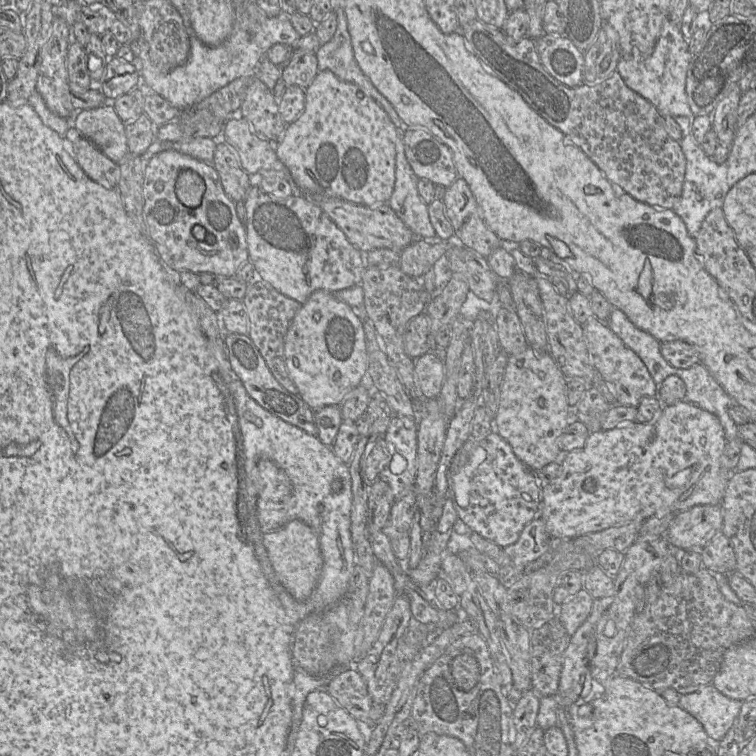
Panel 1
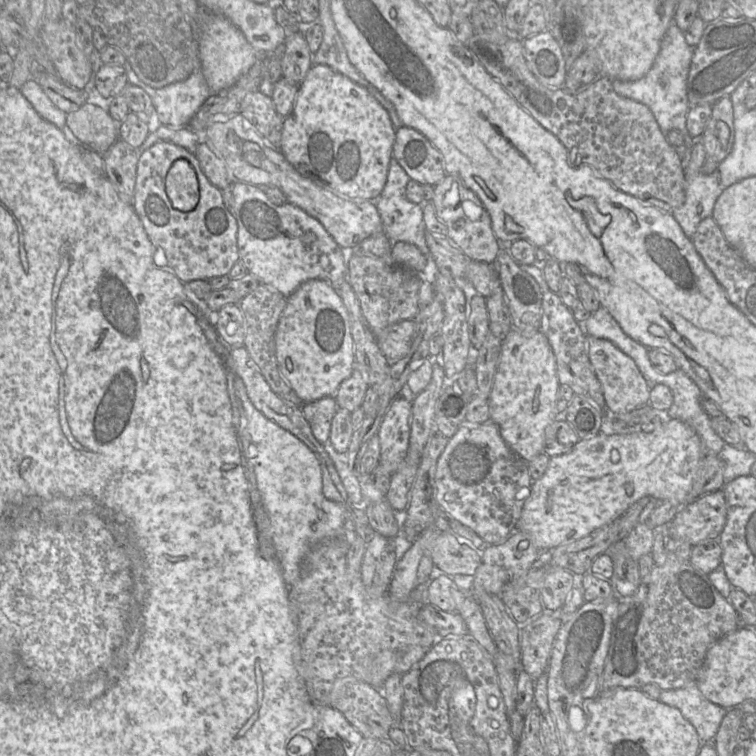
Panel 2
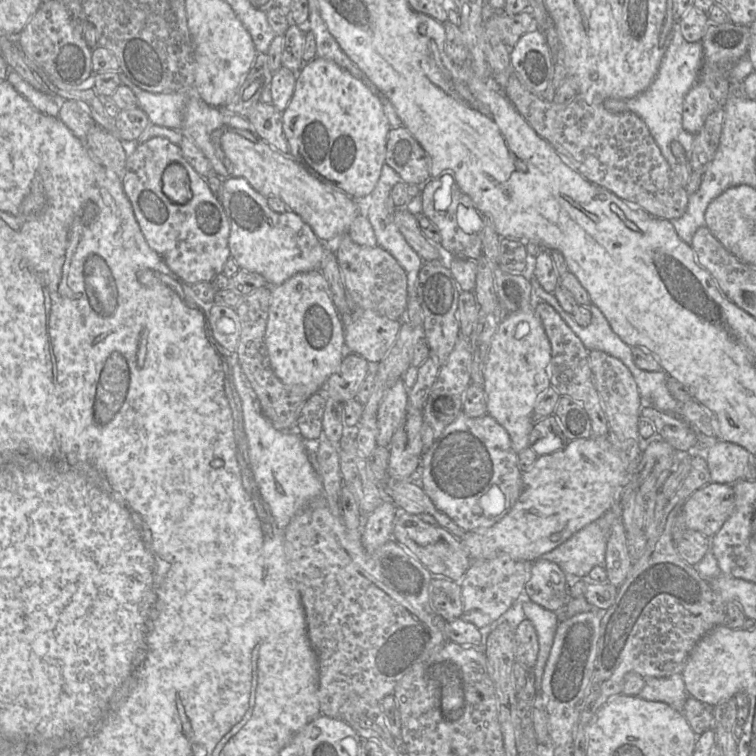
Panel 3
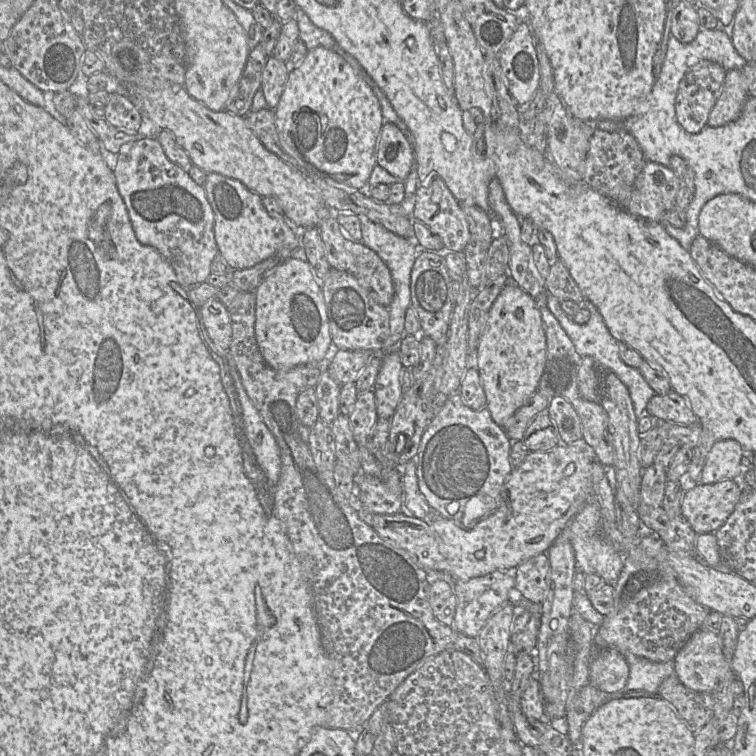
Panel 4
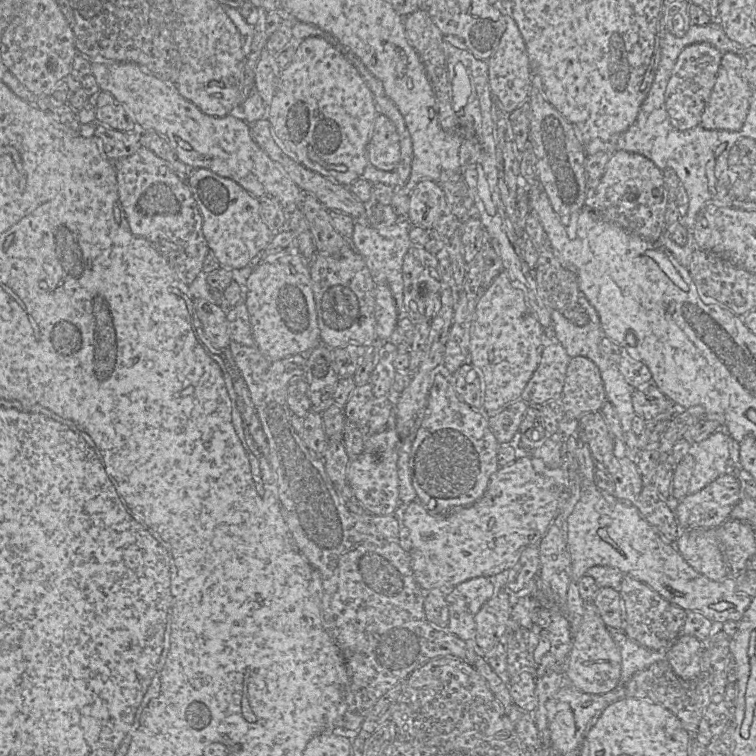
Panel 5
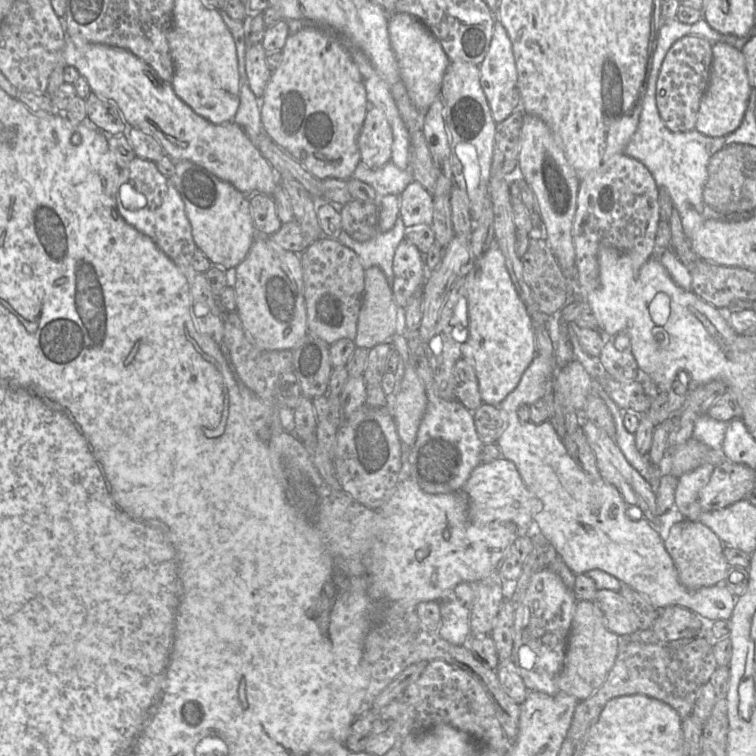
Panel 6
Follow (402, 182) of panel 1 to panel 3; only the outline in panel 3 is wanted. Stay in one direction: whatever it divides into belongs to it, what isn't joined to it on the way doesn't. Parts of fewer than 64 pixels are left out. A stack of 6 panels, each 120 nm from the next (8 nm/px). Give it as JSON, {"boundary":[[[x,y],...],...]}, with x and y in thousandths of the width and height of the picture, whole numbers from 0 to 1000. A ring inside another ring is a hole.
{"boundary":[[[508,217],[501,238],[493,253],[472,266],[476,283],[485,287],[489,292],[499,317],[499,324],[515,333],[534,356],[538,364],[538,385],[541,392],[552,392],[550,372],[561,344],[541,324],[521,295],[521,282],[525,274],[517,263],[517,251],[525,242],[533,241],[530,234],[513,217]]]}

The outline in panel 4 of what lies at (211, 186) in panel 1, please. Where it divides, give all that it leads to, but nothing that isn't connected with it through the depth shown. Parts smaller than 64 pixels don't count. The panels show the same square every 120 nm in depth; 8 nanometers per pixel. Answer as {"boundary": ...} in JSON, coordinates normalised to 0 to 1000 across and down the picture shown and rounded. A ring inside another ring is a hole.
{"boundary":[[[189,181],[159,198],[151,233],[181,317],[217,341],[242,378],[261,378],[271,373],[279,362],[279,348],[290,332],[283,312],[283,282],[270,249],[258,242],[246,225],[225,213],[213,190],[198,181]]]}

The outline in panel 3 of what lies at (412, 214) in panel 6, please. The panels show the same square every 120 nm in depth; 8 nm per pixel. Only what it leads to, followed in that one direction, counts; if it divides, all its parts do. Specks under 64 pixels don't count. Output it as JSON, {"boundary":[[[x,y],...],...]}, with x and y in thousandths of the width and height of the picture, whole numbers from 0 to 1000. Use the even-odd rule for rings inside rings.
{"boundary":[[[583,229],[579,234],[569,235],[554,246],[558,263],[557,282],[579,300],[583,310],[582,324],[587,336],[591,340],[632,343],[639,336],[638,283],[626,276],[624,266],[604,247],[598,231]]]}

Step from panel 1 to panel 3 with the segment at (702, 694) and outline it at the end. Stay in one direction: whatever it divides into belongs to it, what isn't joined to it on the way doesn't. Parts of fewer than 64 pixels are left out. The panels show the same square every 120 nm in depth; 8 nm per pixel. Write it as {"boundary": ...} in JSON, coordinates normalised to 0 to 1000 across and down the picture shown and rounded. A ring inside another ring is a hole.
{"boundary":[[[890,892],[885,896],[851,896],[853,907],[845,922],[853,926],[880,929],[902,943],[905,931],[911,919],[902,892]]]}

